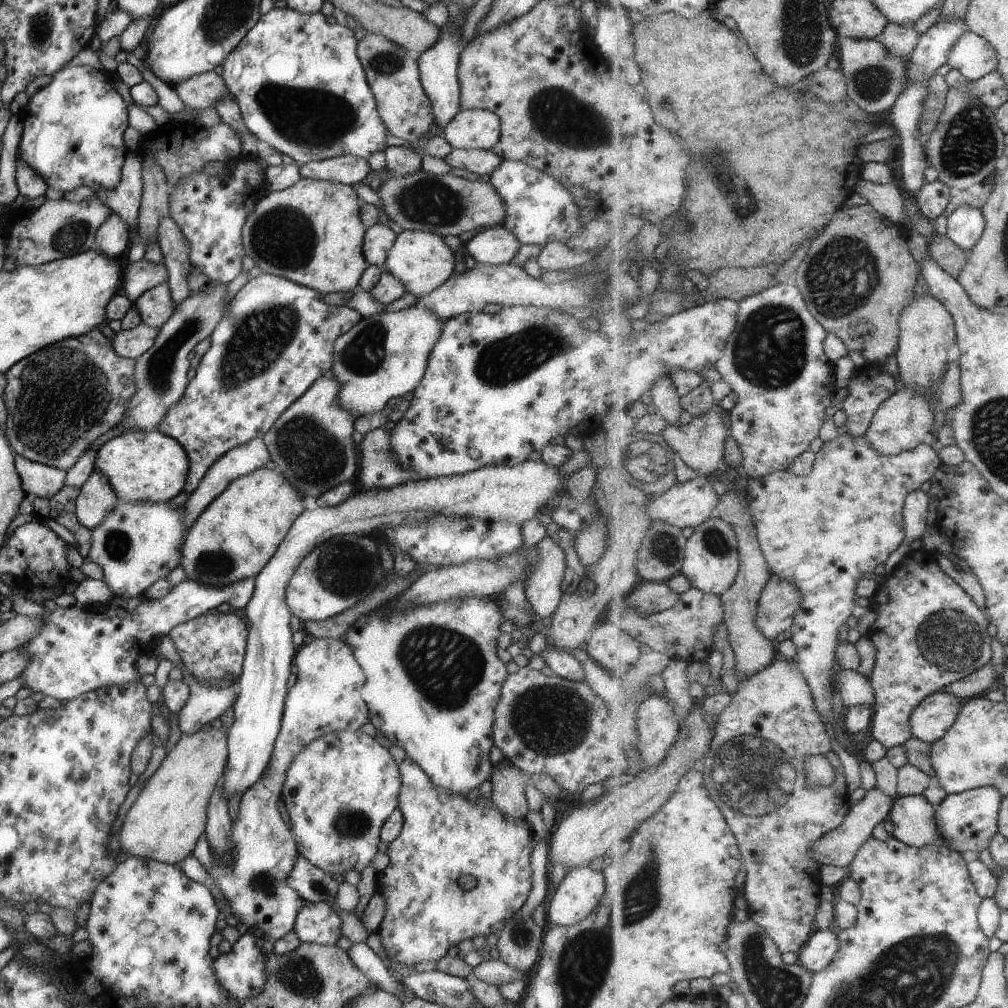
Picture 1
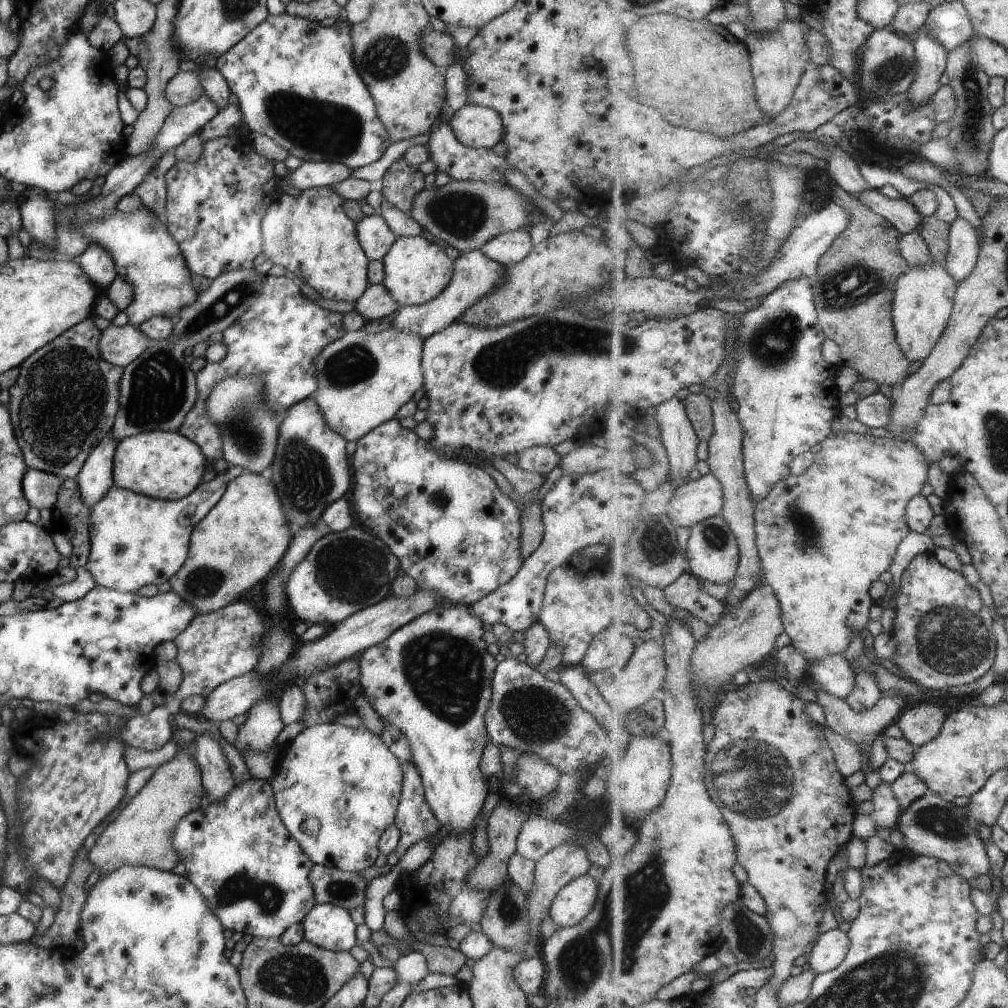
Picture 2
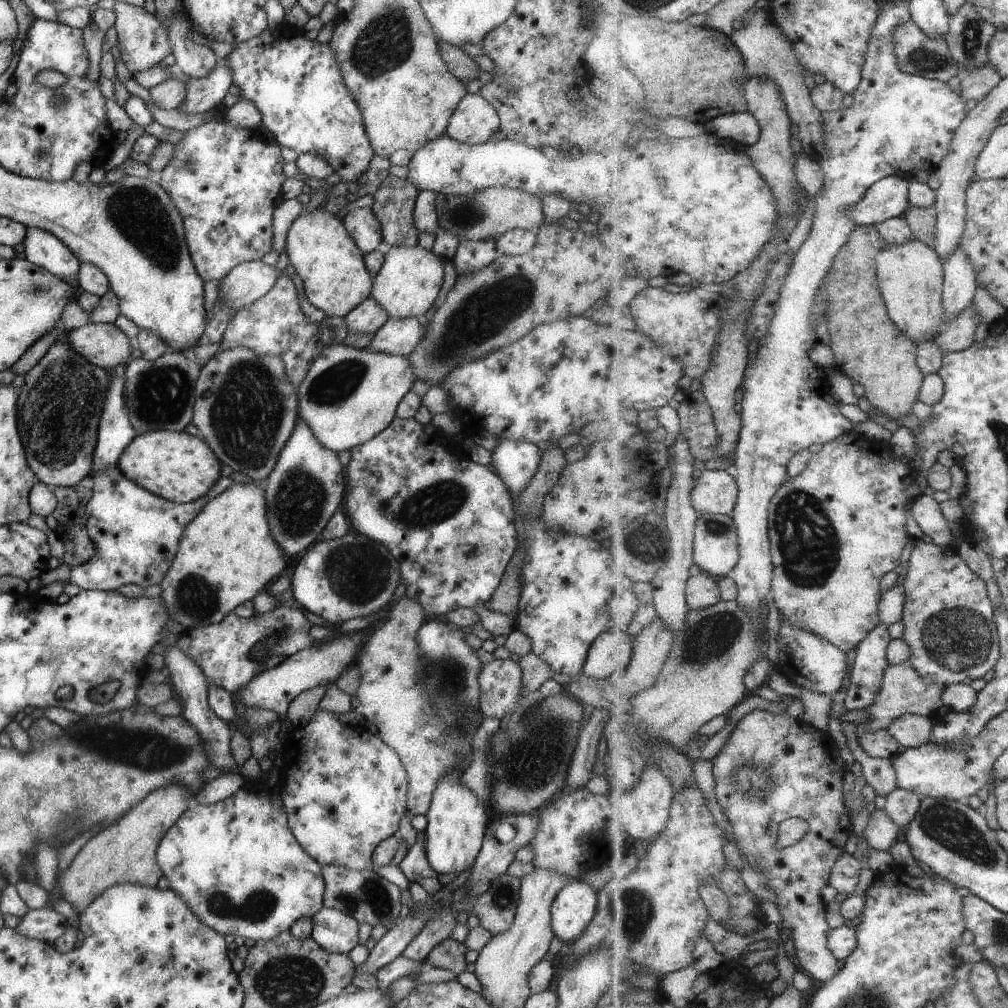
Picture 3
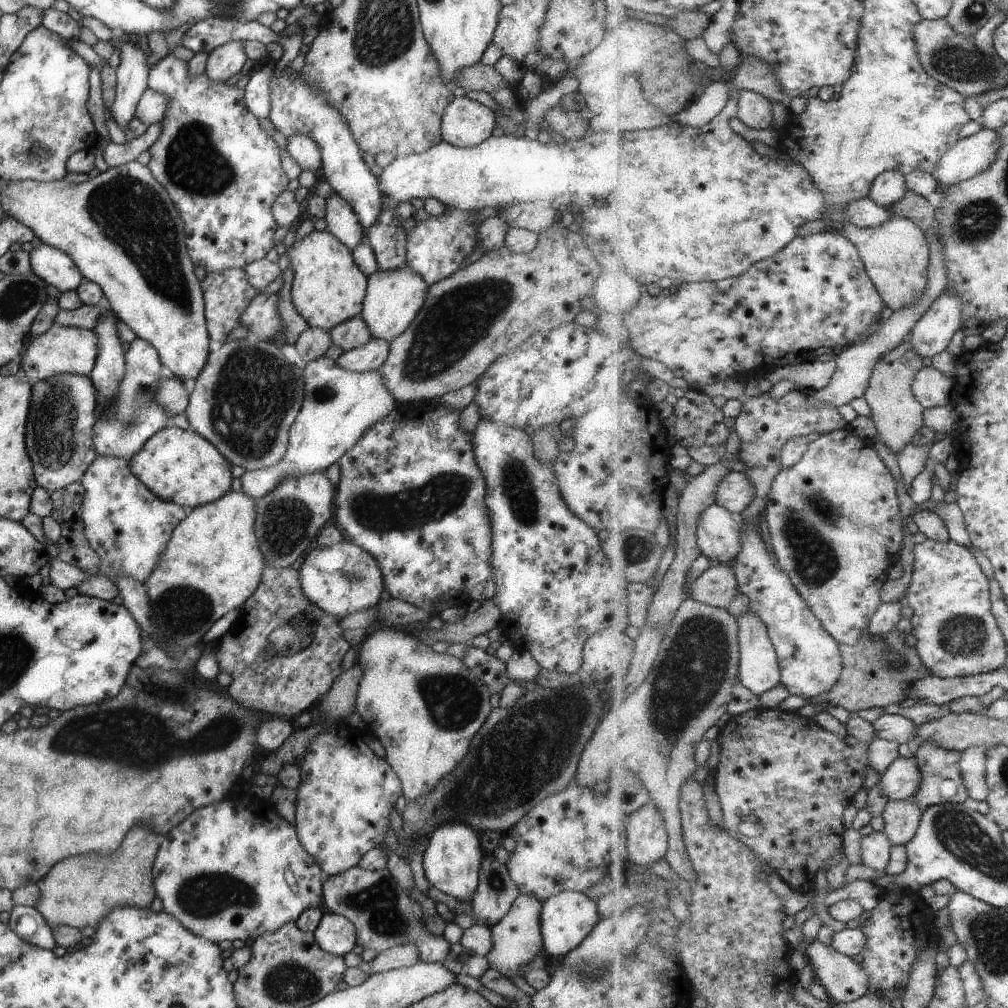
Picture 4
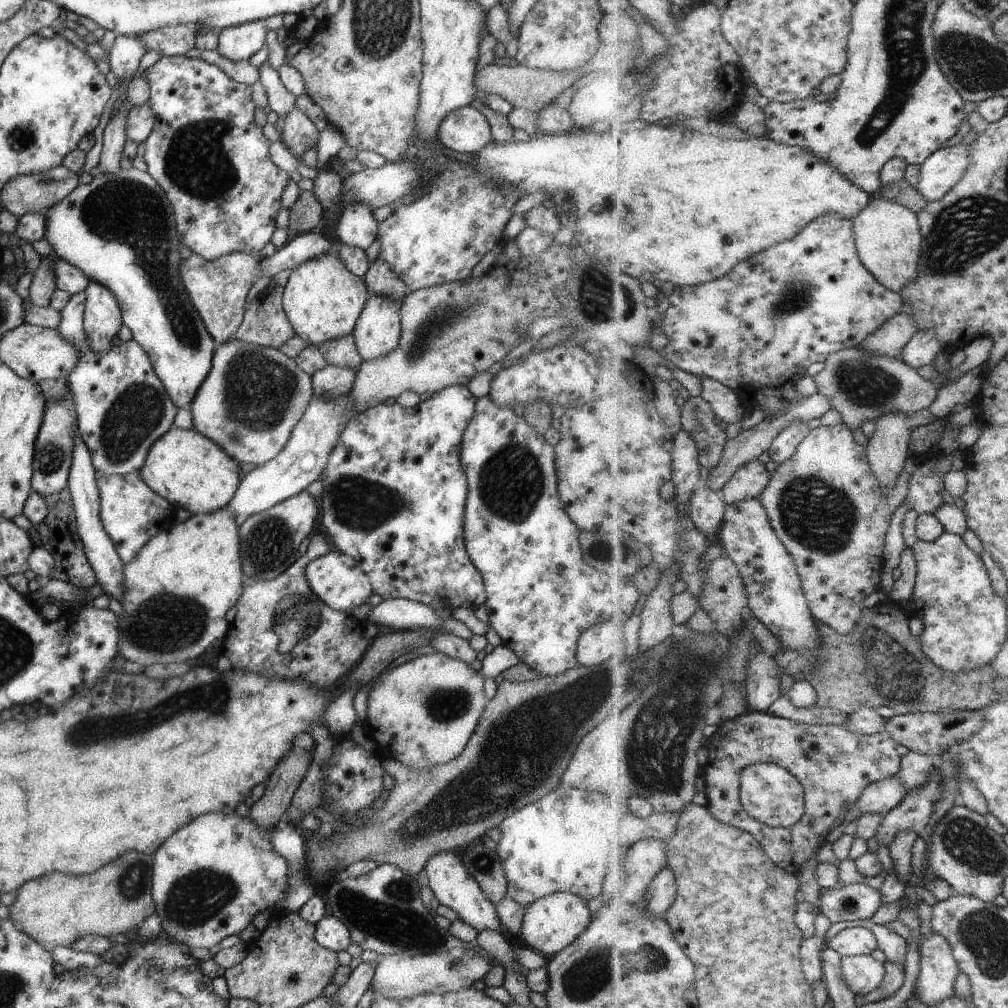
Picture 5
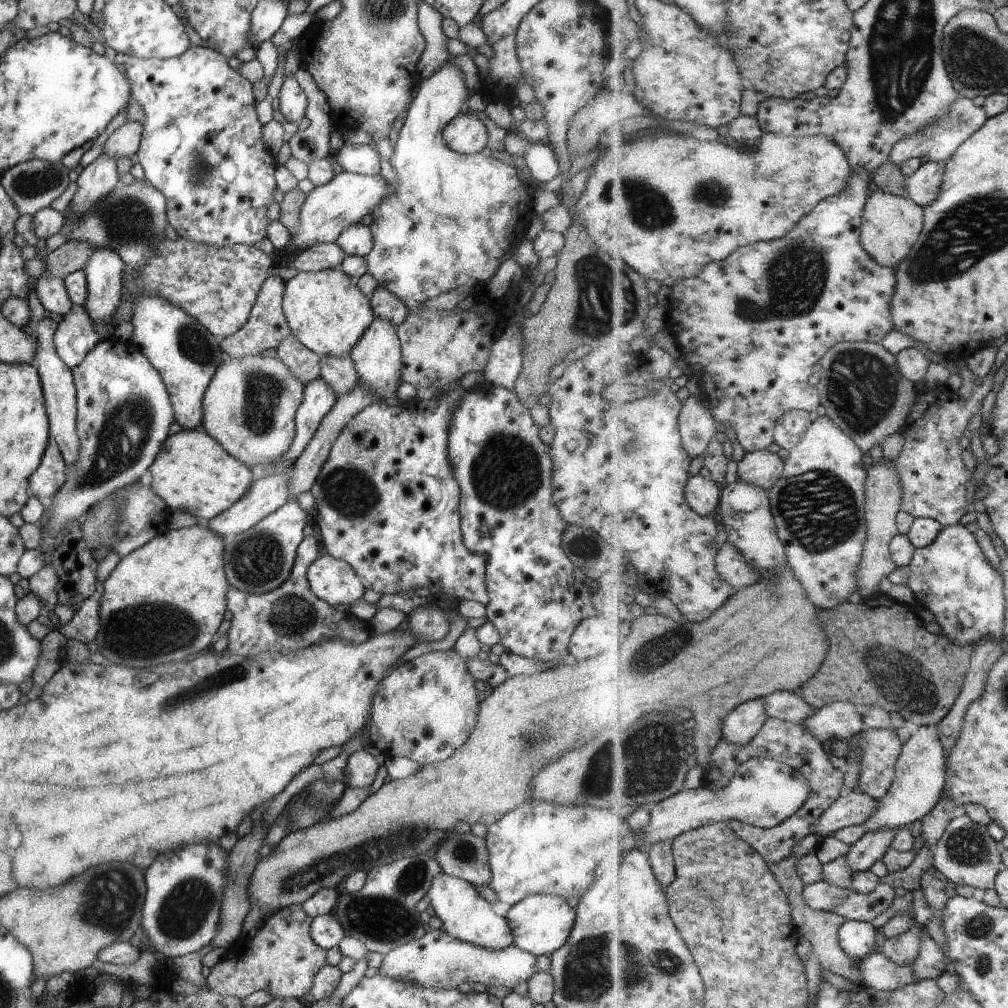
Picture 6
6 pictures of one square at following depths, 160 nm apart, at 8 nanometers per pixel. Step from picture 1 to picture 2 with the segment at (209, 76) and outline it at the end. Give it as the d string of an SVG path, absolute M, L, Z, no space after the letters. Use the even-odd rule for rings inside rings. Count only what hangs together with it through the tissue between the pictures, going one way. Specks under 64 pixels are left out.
M178 71L169 82L165 84L165 100L173 107L181 107L199 98L199 94L204 92L199 84L199 78L195 72Z

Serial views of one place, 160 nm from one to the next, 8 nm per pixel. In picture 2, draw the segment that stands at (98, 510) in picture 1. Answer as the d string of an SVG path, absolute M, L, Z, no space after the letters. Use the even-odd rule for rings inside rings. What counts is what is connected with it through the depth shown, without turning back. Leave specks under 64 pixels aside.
M111 430L95 444L81 466L75 480L83 504L91 508L99 498L103 498L113 483L113 452L119 440L111 438Z

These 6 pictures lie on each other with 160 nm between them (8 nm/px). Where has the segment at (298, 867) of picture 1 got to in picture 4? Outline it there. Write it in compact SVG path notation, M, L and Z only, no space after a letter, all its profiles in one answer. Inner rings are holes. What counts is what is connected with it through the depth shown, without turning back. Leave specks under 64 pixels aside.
M357 865L346 871L328 876L323 885L323 904L327 910L344 916L356 930L356 944L371 948L380 953L382 950L414 940L418 958L424 963L441 963L449 952L450 944L443 937L433 936L423 926L418 911L408 895L397 885L387 869L376 871L363 870Z

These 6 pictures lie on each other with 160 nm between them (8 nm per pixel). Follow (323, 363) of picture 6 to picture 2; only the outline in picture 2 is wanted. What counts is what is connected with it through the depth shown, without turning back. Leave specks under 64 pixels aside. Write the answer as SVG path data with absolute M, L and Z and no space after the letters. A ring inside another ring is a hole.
M378 283L369 285L359 296L353 311L359 314L365 322L371 322L371 320L379 320L379 318L394 314L399 308L399 304L395 304L393 298L387 294L387 290L383 290L381 283Z

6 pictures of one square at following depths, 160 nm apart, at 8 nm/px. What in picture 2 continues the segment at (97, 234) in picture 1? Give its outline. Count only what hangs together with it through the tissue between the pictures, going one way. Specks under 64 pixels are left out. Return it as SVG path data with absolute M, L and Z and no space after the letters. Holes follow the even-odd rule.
M89 244L79 256L75 256L70 261L75 262L81 268L81 272L89 278L89 282L99 292L105 292L109 284L116 278L111 256L99 244Z

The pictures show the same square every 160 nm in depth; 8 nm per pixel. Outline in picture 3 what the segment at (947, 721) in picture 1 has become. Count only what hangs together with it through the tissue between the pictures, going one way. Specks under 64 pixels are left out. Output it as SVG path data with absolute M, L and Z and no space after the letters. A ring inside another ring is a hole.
M904 715L897 718L888 731L902 745L903 749L919 747L931 741L935 723L929 716Z

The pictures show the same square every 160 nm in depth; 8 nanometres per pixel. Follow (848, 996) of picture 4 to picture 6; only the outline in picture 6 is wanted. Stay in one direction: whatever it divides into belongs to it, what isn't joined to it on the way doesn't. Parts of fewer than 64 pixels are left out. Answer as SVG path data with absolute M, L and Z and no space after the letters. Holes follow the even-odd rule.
M882 952L880 953L873 953L869 955L867 958L864 958L858 964L861 976L861 984L865 987L873 987L875 990L878 991L896 991L906 987L907 985L915 984L914 982L914 970L912 969L911 965L905 965L902 967L901 965L895 964L890 958L887 958Z

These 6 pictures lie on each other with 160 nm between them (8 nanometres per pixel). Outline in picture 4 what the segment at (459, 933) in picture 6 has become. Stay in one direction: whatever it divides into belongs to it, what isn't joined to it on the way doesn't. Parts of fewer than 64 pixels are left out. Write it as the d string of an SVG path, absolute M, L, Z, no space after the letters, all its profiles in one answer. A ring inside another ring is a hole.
M459 821L441 823L433 828L428 834L426 847L422 854L422 867L430 886L434 886L459 902L469 902L478 883L478 870L484 855L484 851L479 844L479 835L480 833L471 828L467 823Z

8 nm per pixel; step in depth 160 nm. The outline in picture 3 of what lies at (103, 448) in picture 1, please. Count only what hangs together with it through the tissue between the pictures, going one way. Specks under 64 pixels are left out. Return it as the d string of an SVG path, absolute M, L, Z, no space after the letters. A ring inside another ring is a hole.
M151 430L136 435L123 448L116 464L123 476L154 496L173 503L191 502L211 490L222 468L211 448L200 439L184 432Z

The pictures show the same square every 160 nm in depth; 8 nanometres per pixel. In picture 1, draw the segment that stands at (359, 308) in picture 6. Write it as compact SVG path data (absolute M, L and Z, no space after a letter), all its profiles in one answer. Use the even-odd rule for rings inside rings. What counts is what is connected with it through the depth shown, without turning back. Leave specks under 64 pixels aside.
M301 177L295 184L263 195L245 217L241 227L244 254L261 273L275 275L320 293L345 292L355 288L368 262L362 253L365 229L359 220L360 199L352 185Z

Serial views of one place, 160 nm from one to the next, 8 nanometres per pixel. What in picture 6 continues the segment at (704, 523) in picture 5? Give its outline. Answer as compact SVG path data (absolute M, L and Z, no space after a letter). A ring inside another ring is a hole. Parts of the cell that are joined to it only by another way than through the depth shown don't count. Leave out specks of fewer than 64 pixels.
M694 475L685 486L686 502L701 516L718 517L719 500L721 500L721 486L715 480L707 480L700 475Z

